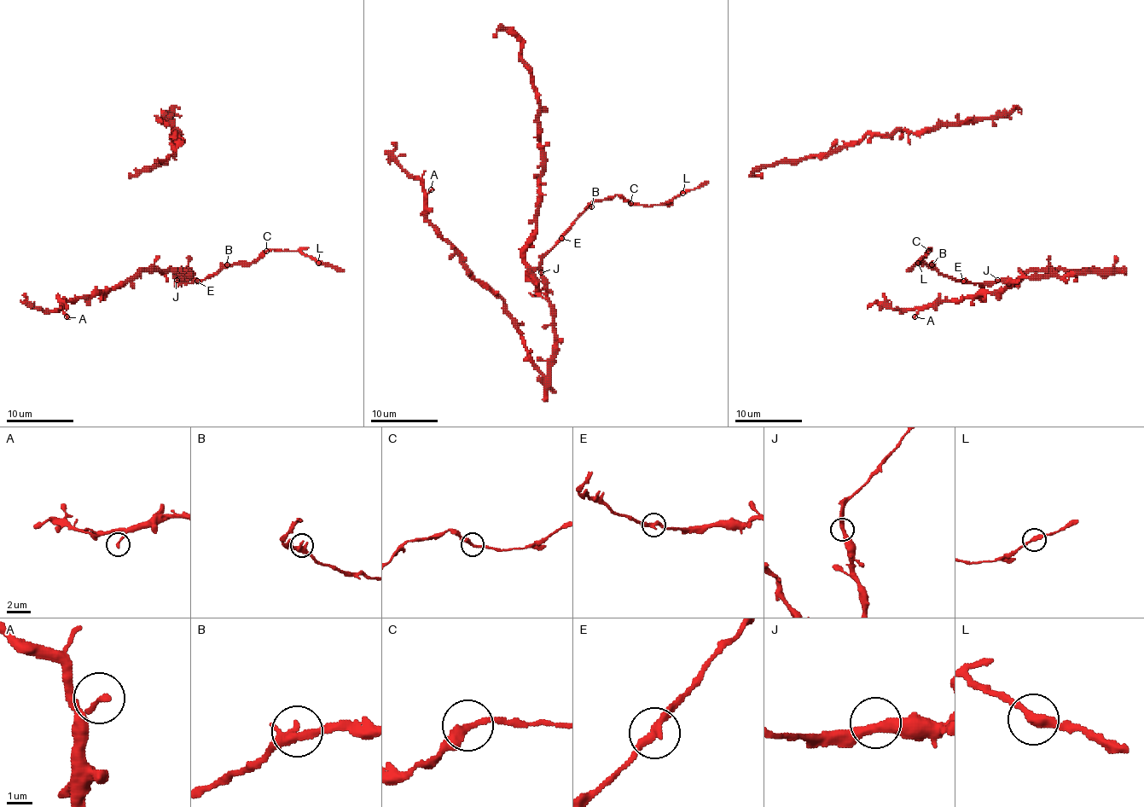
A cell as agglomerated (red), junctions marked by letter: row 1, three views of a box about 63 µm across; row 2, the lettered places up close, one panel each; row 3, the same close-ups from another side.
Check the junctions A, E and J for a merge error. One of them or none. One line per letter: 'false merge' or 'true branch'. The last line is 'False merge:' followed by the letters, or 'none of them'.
A: true branch
E: true branch
J: true branch
False merge: none of them

